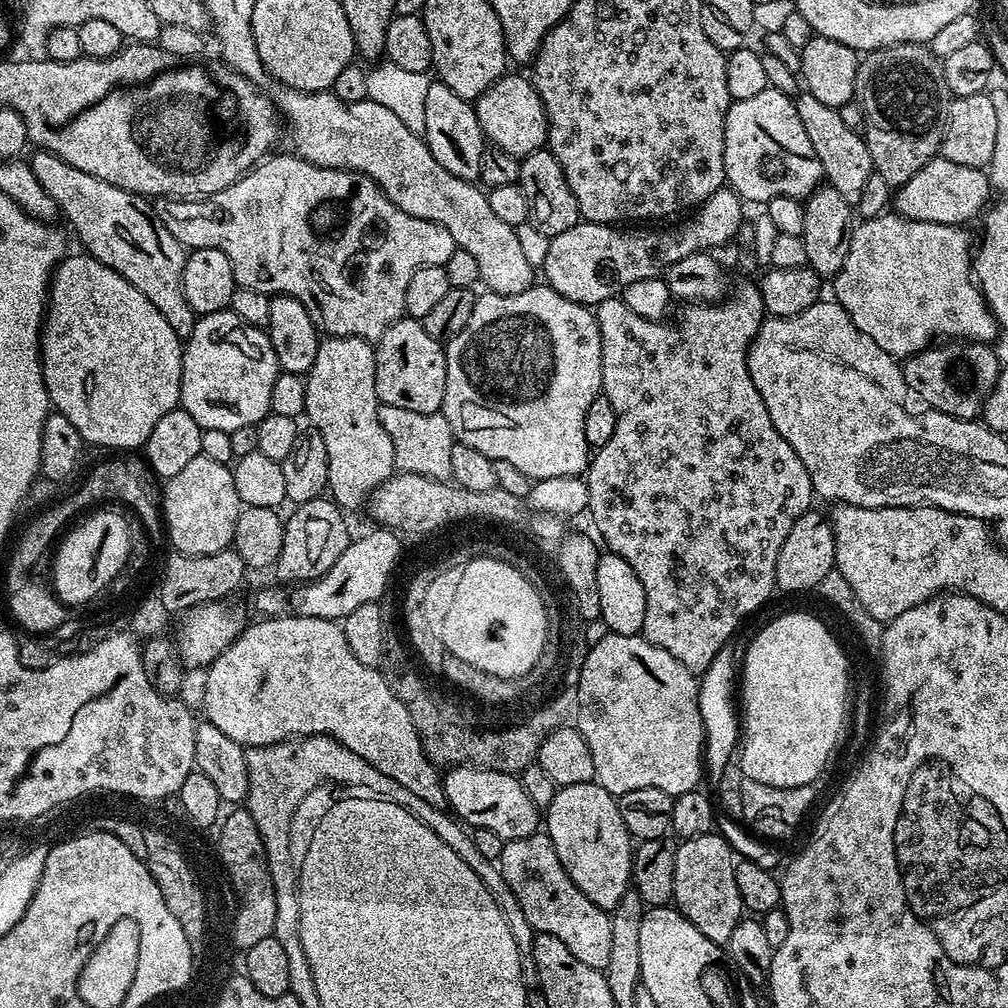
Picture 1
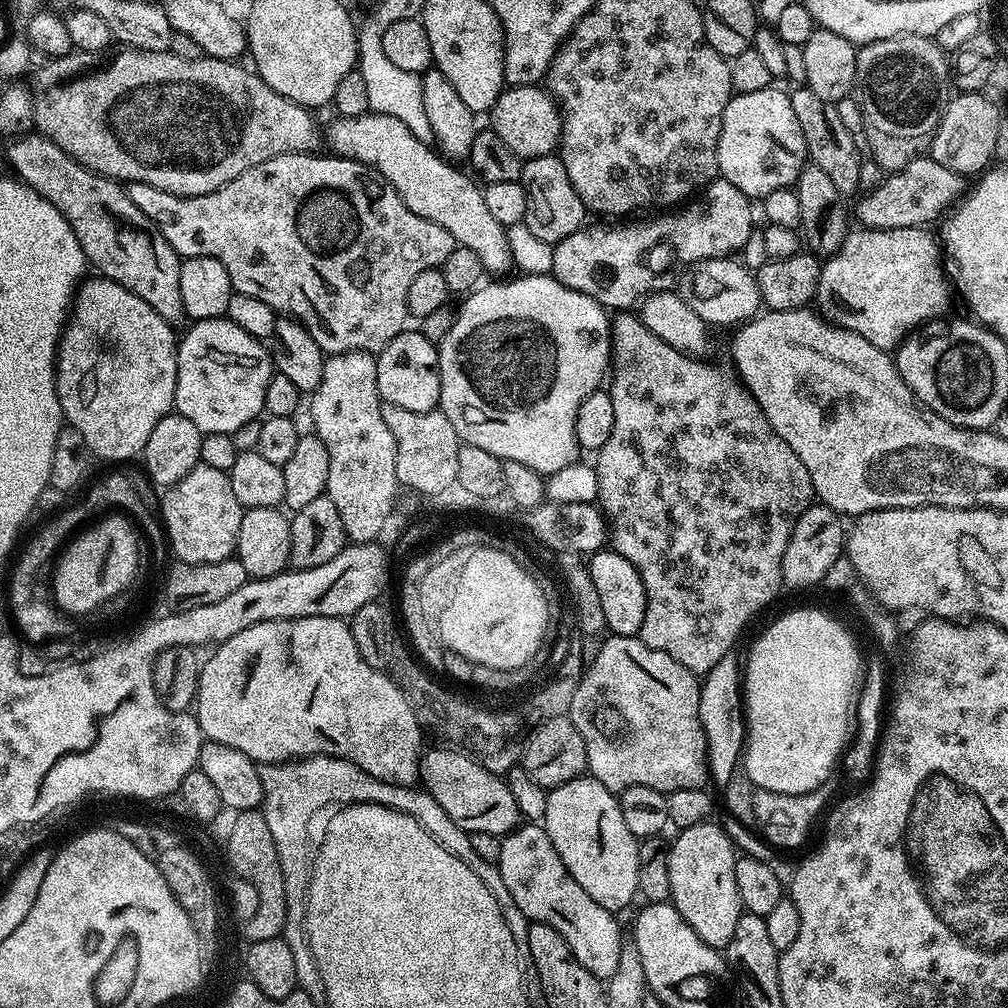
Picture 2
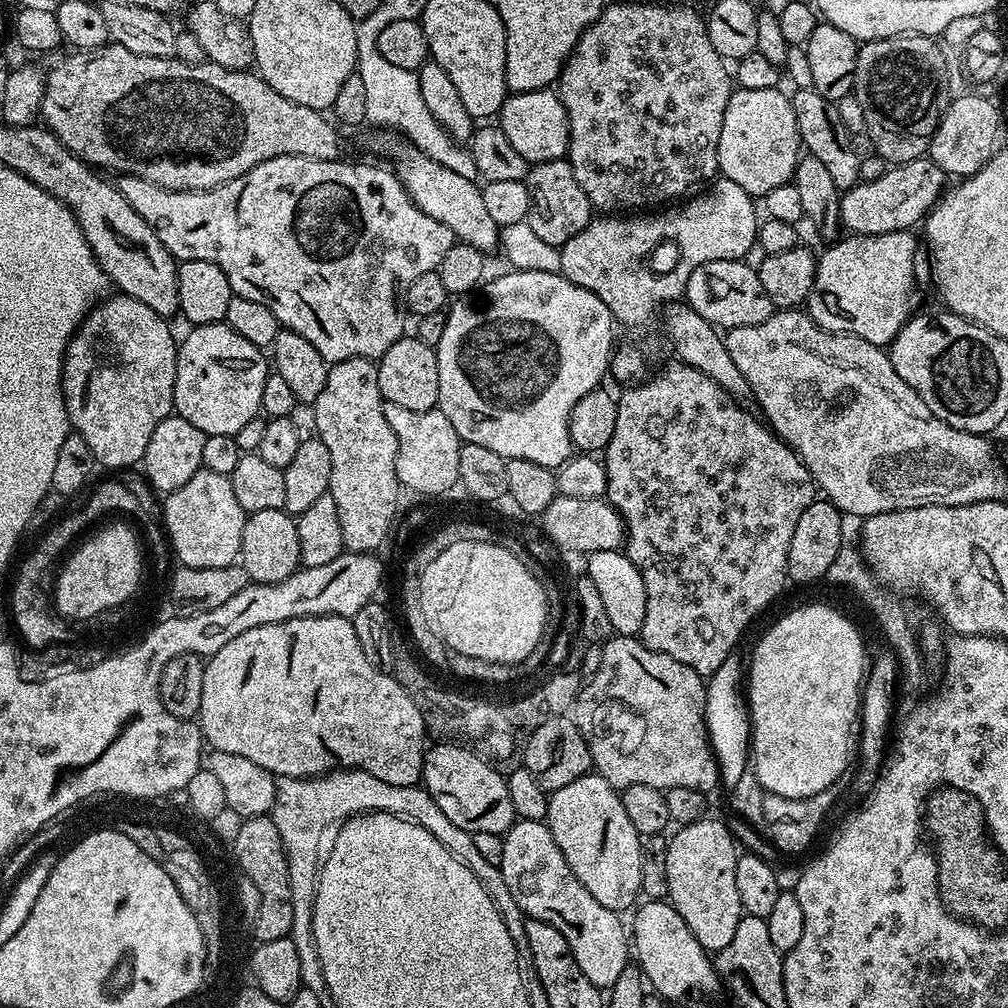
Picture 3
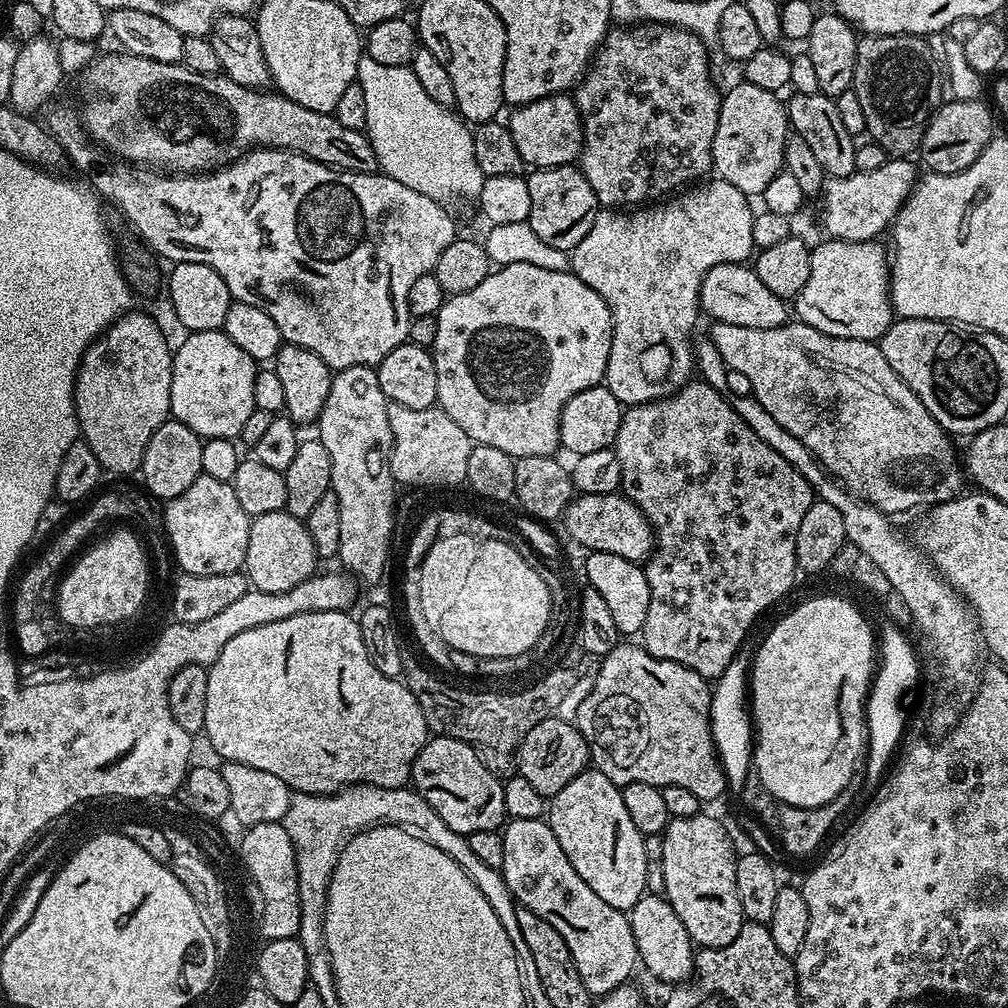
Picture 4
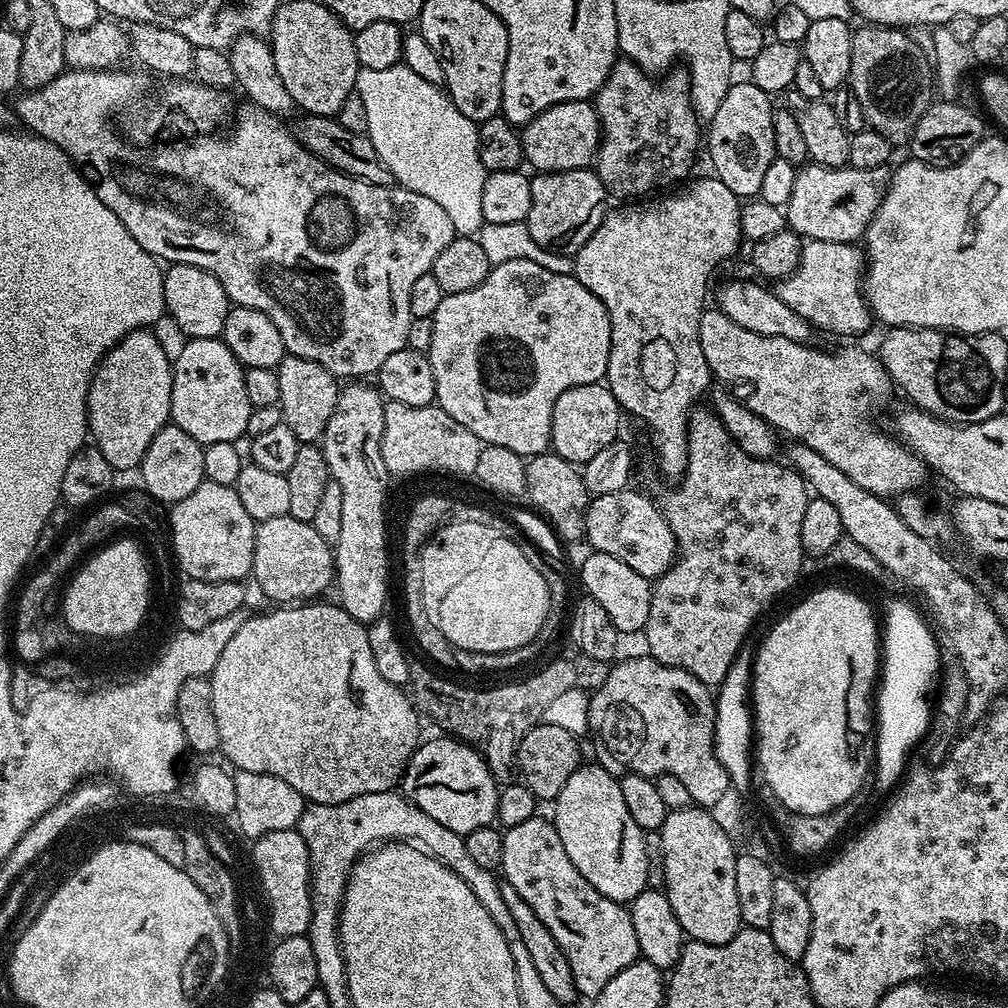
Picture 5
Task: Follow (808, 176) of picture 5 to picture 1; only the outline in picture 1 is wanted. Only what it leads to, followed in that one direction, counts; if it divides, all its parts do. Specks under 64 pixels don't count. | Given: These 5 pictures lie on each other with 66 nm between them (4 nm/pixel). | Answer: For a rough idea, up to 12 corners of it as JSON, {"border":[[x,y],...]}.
{"border":[[940,154],[895,189],[908,220],[962,226],[987,207],[985,169]]}

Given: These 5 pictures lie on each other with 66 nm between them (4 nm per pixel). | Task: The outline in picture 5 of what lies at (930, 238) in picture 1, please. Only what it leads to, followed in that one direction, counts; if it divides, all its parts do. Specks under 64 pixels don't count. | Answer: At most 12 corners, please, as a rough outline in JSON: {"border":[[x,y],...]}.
{"border":[[807,241],[775,294],[813,329],[874,317],[855,243]]}

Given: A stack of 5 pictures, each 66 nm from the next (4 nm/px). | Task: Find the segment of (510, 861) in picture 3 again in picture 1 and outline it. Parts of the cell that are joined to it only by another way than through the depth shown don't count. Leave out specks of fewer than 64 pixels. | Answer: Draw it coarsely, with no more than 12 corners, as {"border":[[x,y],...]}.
{"border":[[547,831],[498,863],[533,933],[607,969],[611,915],[574,886]]}

